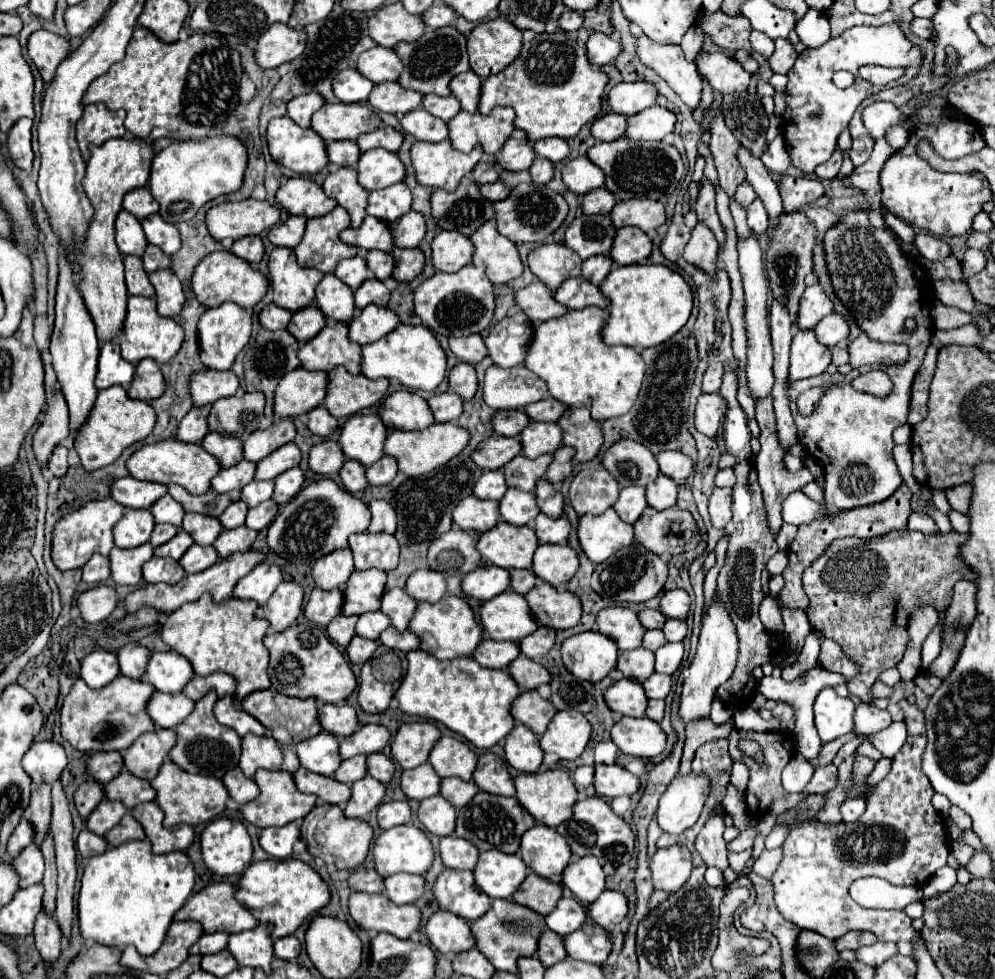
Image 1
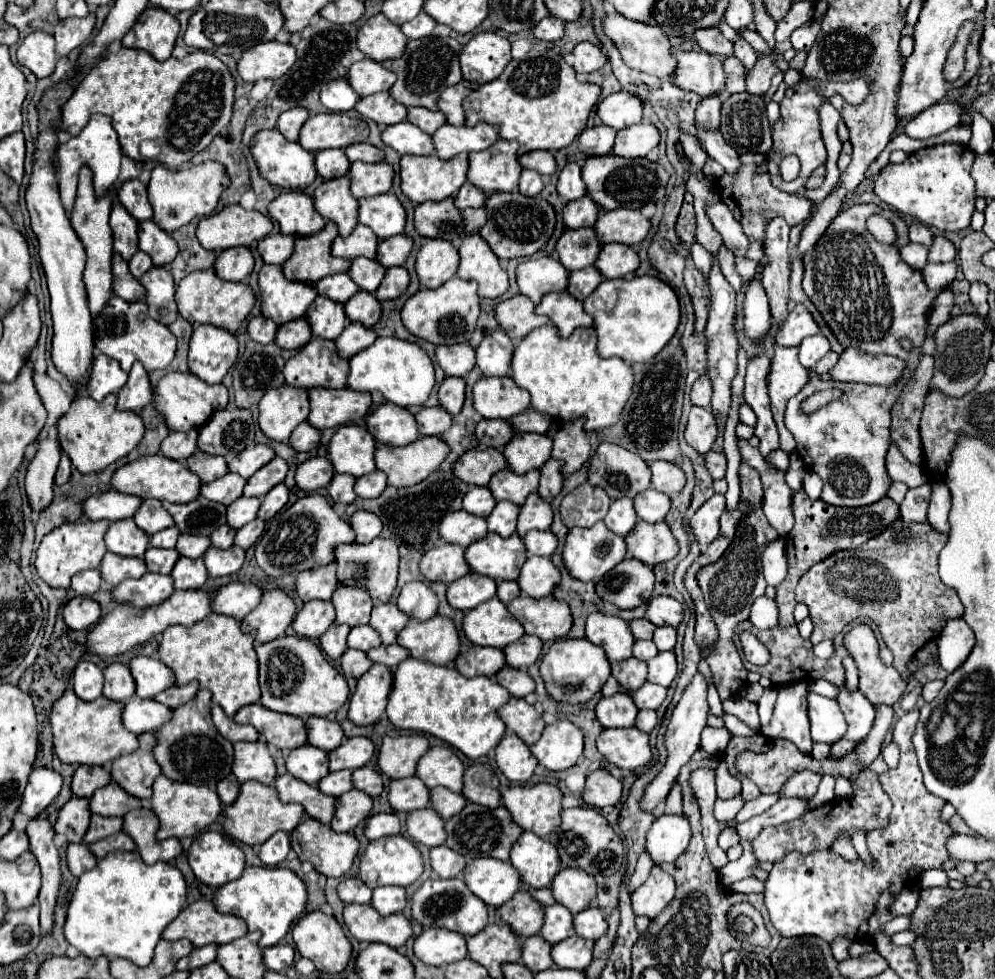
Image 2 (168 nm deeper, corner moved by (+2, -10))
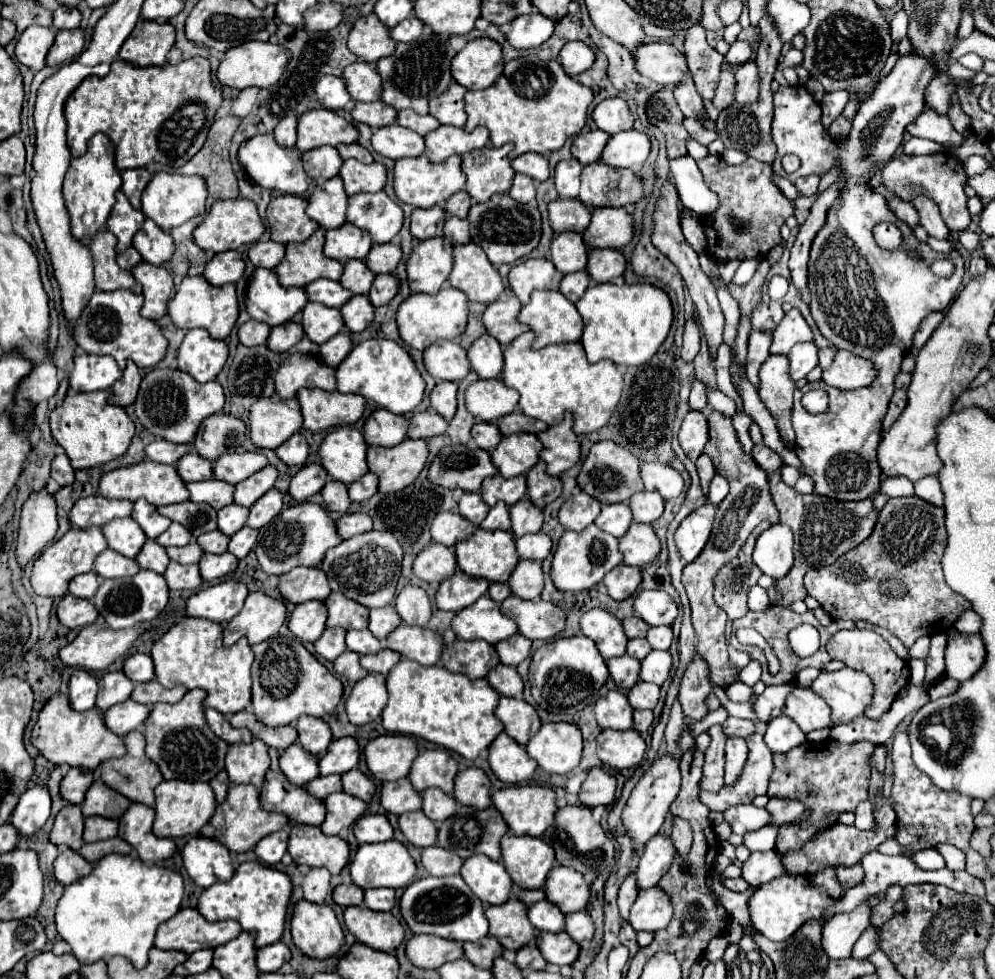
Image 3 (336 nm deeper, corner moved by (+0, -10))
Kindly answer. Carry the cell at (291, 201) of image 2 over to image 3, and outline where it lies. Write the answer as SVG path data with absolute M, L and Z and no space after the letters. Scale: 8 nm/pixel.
M278 195L266 209L266 221L270 225L270 239L276 243L300 243L308 239L318 223L306 215L306 201L298 195Z

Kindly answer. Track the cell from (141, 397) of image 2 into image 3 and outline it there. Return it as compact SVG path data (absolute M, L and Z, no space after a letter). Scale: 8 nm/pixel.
M128 361L126 369L122 371L122 377L112 385L112 397L110 397L110 403L112 405L120 405L120 407L126 407L126 405L132 405L136 395L138 395L138 387L140 387L140 369Z

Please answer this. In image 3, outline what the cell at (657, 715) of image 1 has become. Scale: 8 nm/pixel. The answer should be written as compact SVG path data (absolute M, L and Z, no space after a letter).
M634 711L634 729L638 733L646 733L648 727L652 725L652 721L654 721L652 711Z

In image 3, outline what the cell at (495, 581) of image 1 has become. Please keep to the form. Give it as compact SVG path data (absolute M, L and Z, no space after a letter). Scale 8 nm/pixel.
M460 569L452 575L452 579L446 579L440 583L434 603L442 611L460 611L468 605L472 605L476 599L486 595L488 591L488 581L486 579L472 579L464 575Z

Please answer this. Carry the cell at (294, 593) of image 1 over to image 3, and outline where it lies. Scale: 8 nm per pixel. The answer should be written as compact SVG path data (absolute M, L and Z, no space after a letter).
M262 591L248 593L240 615L232 617L222 629L222 643L234 645L240 637L246 637L250 645L266 641L276 635L286 621L284 601L272 599Z

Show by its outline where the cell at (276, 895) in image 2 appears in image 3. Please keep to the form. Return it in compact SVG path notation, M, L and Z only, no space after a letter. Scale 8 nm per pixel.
M242 863L236 867L232 881L216 883L202 891L198 899L198 913L206 921L224 921L234 919L242 925L244 931L256 931L256 947L266 947L270 943L280 941L284 931L284 917L288 899L292 893L290 877L278 869L264 867L260 863Z

